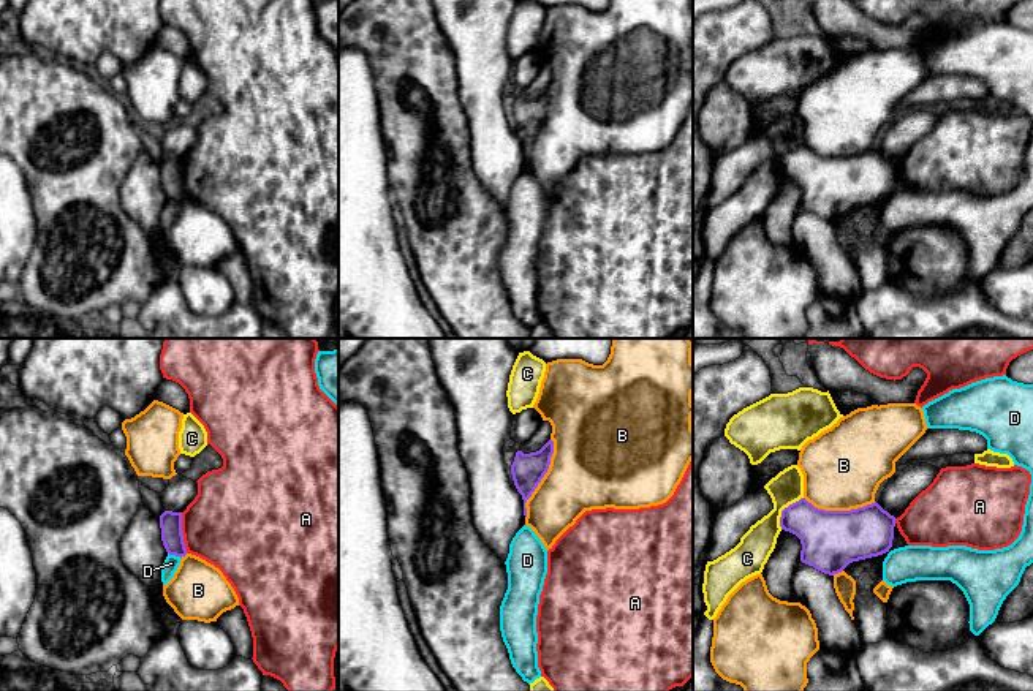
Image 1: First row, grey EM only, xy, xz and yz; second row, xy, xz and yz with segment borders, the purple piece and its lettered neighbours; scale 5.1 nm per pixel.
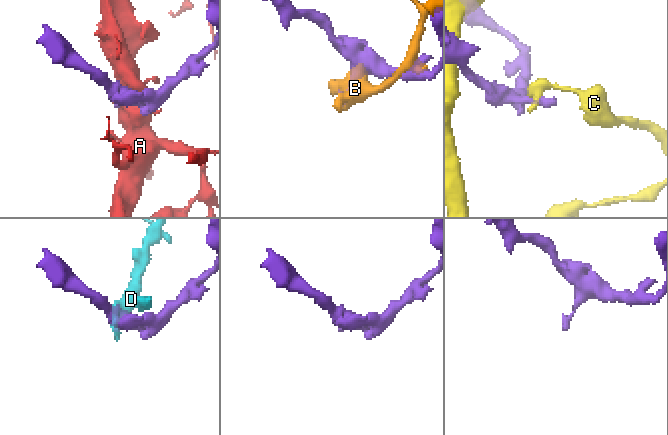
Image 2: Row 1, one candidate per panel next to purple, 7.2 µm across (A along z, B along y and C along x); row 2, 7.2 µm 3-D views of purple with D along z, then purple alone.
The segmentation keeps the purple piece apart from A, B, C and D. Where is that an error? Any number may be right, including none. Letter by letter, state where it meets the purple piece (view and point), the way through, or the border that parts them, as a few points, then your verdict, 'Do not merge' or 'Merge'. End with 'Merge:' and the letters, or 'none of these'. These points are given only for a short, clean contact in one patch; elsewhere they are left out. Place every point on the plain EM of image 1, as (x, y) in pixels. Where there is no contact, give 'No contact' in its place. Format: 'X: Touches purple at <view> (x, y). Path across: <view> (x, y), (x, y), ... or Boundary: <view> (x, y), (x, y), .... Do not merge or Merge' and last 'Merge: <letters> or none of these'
A: Touches purple at xy (181, 179). Do not merge
B: Touches purple at xz (543, 122). Do not merge
C: Touches purple at yz (783, 155). Do not merge
D: Touches purple at xy (174, 200). Boundary: xy (168, 198), (181, 204). Do not merge
Merge: none of these

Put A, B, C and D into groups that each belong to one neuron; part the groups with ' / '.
A / B / C / D

